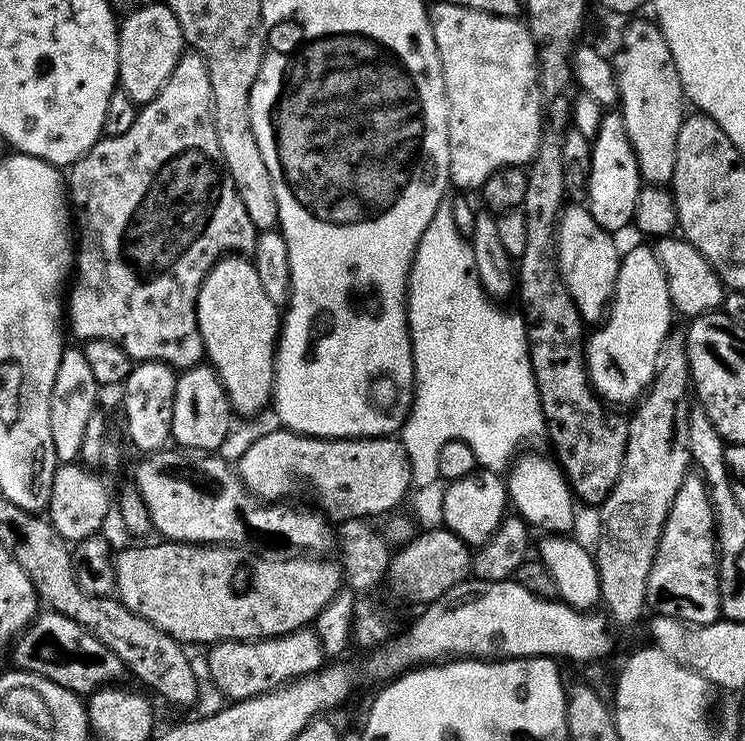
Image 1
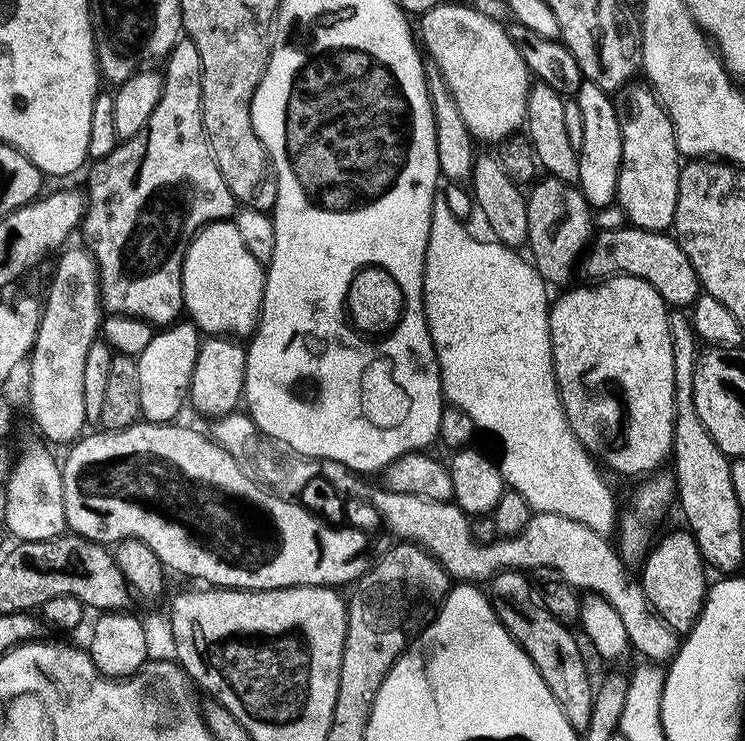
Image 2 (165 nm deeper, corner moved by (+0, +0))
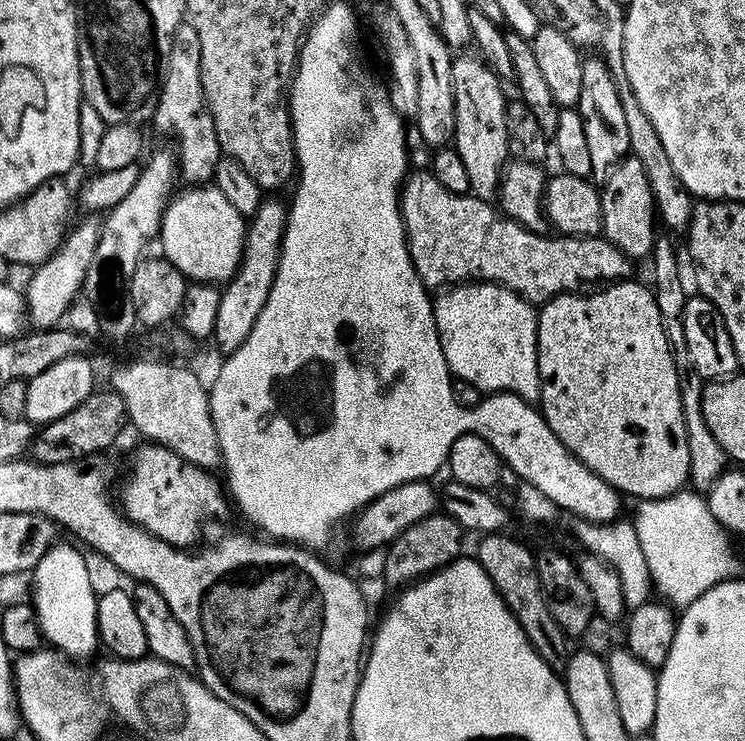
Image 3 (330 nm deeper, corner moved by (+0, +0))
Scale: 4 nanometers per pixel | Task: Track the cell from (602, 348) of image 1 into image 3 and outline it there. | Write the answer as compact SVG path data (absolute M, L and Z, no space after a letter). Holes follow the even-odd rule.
M629 278L629 279L627 279L627 280L621 280L621 281L619 281L619 282L612 282L612 283L609 283L609 284L608 284L608 285L607 285L607 286L604 286L604 287L601 287L601 288L600 288L600 289L599 289L599 290L596 290L596 291L600 291L600 290L601 290L601 292L596 292L596 293L594 293L594 294L593 294L593 296L576 296L576 295L580 295L580 294L565 294L565 295L563 295L563 296L555 296L555 297L554 297L554 298L553 298L553 299L552 299L552 300L546 300L546 301L543 301L543 304L542 304L542 307L541 307L541 308L540 308L540 309L539 309L539 312L538 312L538 315L537 315L537 317L536 317L536 329L537 329L537 330L538 330L538 338L537 338L537 339L536 339L536 361L537 361L537 362L538 362L538 378L539 378L539 379L540 379L540 399L539 399L539 401L538 401L538 407L539 407L539 409L540 409L540 411L541 411L541 412L543 412L543 413L544 413L544 419L545 419L545 420L547 420L547 421L548 421L548 425L549 425L549 426L550 426L550 430L554 430L554 434L558 434L558 438L559 438L559 439L560 439L560 440L561 440L561 441L562 441L562 443L564 443L564 445L566 445L566 446L567 446L567 447L568 447L568 449L569 449L569 450L570 450L570 451L572 451L572 452L573 452L573 453L574 453L574 455L575 455L575 456L577 456L577 458L579 458L579 460L580 460L580 461L582 461L582 463L583 463L583 464L584 464L584 465L586 465L586 467L588 467L588 469L590 469L590 470L591 470L591 471L592 471L592 472L593 472L593 473L594 473L594 474L598 474L598 475L599 475L599 476L601 476L601 477L602 477L602 478L603 478L603 480L604 480L604 481L605 481L605 482L606 482L606 483L607 483L607 484L608 484L608 485L610 485L610 487L612 487L612 488L615 488L615 489L616 489L616 491L617 491L617 492L619 492L619 493L621 493L621 494L623 494L623 495L624 495L624 496L625 496L625 497L628 497L628 496L636 496L636 497L635 497L635 498L639 498L639 499L640 499L640 500L657 500L657 499L658 499L658 498L662 498L662 497L663 497L663 496L673 496L673 494L675 494L675 493L676 493L676 492L678 492L678 491L681 491L681 489L683 489L683 488L684 488L684 487L685 487L685 485L687 485L687 484L688 484L688 483L689 483L689 478L688 478L688 471L689 471L689 470L690 470L690 446L686 446L686 426L685 426L685 425L684 425L684 411L683 411L683 410L682 410L682 398L681 398L681 397L680 397L680 389L681 389L681 387L682 387L682 376L679 376L679 374L678 374L678 373L676 373L676 371L678 371L678 365L677 365L677 362L676 362L676 360L675 360L675 358L674 358L674 357L673 357L673 356L672 356L672 347L670 347L670 346L669 346L669 345L668 345L668 339L667 339L667 338L666 338L666 330L665 330L665 329L664 329L664 323L663 323L663 322L662 322L662 318L661 318L661 317L660 317L660 315L659 315L659 314L658 314L658 302L657 302L657 301L656 301L656 294L655 294L655 291L653 291L653 289L652 289L652 288L651 288L651 287L648 287L648 288L643 288L643 286L642 286L642 285L640 285L640 284L635 284L635 282L634 282L634 281L635 281L635 279L632 279L632 278Z

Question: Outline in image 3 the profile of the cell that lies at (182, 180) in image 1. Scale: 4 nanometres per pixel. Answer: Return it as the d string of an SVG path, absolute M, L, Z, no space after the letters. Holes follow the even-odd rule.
M181 22L178 30L174 30L174 38L170 46L168 63L164 65L162 79L160 82L160 97L154 117L154 124L157 124L164 132L169 132L176 139L175 151L178 153L178 172L188 186L204 186L213 179L215 168L222 159L218 134L214 130L214 118L210 118L210 110L204 101L202 90L202 46L194 26L187 22Z

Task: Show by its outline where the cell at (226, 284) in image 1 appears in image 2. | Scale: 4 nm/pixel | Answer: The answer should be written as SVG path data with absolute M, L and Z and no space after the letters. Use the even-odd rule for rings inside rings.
M218 220L215 224L207 224L196 233L184 255L182 270L182 286L184 287L184 312L187 319L208 336L226 336L229 338L248 338L256 330L260 322L260 307L264 301L265 265L259 264L246 250L242 237L238 235L235 223Z

